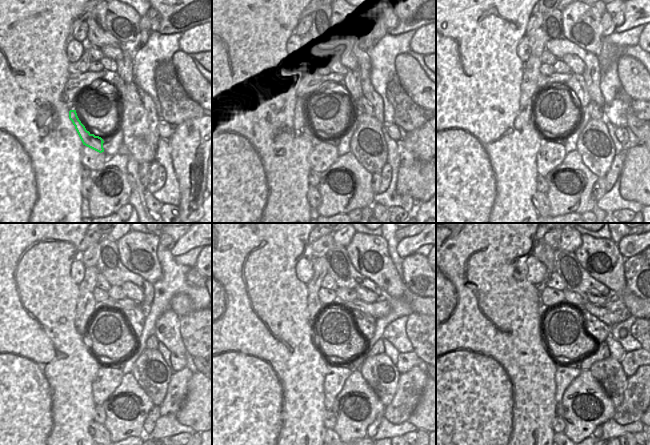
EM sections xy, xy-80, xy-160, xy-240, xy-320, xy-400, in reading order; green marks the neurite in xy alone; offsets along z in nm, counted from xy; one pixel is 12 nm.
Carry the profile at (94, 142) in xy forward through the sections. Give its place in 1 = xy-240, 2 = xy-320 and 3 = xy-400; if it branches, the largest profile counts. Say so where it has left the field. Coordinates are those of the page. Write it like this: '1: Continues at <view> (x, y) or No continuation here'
1: Continues at xy-240 (86, 305)
2: Continues at xy-320 (320, 266)
3: Continues at xy-400 (546, 254)

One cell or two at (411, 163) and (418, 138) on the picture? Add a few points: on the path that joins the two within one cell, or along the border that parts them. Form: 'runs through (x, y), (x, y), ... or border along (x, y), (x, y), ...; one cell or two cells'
border along (402, 147), (407, 149), (416, 159), (425, 162); two cells

